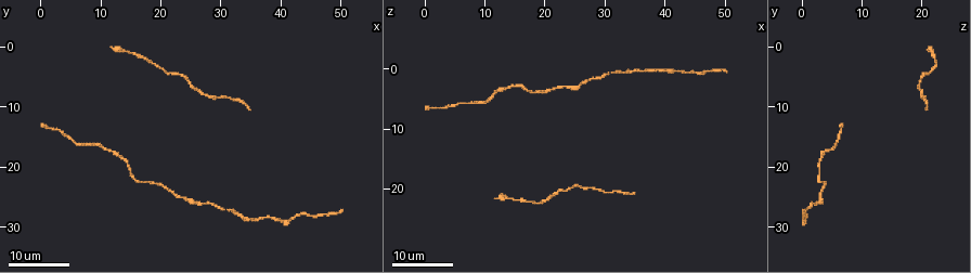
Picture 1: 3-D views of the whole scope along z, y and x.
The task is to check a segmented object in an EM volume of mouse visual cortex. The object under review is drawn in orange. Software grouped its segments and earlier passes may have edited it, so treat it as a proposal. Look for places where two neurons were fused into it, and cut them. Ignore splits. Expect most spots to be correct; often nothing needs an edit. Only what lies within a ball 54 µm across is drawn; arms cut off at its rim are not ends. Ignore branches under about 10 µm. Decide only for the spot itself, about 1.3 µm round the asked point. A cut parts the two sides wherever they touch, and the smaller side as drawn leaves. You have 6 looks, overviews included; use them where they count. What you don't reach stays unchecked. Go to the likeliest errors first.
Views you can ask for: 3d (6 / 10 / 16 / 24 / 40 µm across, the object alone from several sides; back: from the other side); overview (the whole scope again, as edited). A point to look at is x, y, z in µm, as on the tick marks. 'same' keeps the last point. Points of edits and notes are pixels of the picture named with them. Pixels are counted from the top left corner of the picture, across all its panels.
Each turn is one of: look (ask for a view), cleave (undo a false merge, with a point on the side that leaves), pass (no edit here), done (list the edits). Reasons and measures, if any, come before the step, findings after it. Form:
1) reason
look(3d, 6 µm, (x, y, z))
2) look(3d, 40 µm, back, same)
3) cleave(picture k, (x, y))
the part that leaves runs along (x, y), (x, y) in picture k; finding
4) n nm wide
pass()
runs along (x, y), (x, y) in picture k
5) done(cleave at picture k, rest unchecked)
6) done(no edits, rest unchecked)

thick turns thin
look(3d, 24 µm, (22.5, 4.5, 20.5))

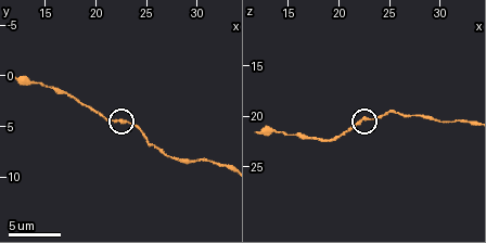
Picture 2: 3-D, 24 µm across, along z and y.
look(3d, 10 µm, (22.4, 4.6, 20.4))

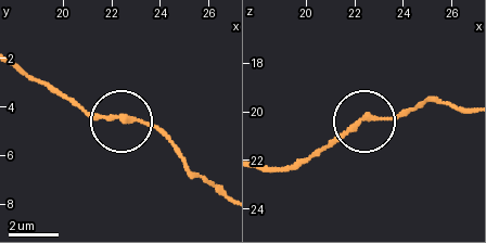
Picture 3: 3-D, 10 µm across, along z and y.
pass()
all the same neuron

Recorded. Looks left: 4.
sudden change in width
look(3d, 16 µm, (26.5, 26.5, 2.5))

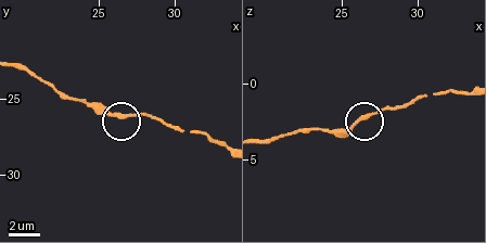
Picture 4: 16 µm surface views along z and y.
look(3d, 10 µm, (26.6, 26.2, 2.2))

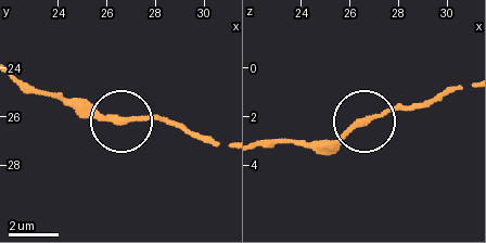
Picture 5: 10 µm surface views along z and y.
pass()
runs along (261, 145), (330, 139), (416, 104) in picture 5; all the same neuron

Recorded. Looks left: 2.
look(3d, 24 µm, (8.0, 16.5, 5.5))

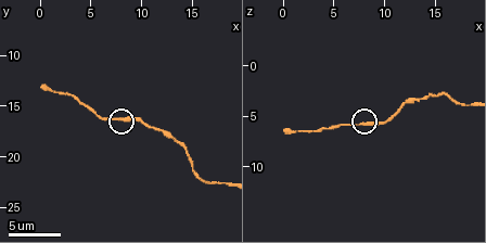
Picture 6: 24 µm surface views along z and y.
look(3d, 6 µm, (8.0, 16.2, 5.6))

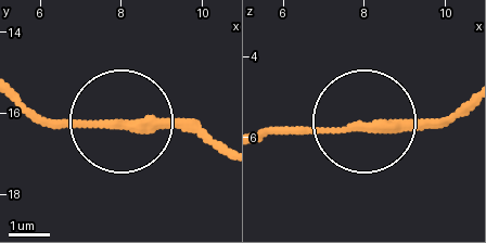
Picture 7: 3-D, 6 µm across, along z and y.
pass()
all the same neuron

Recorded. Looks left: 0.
done(no edits, rest unchecked)

